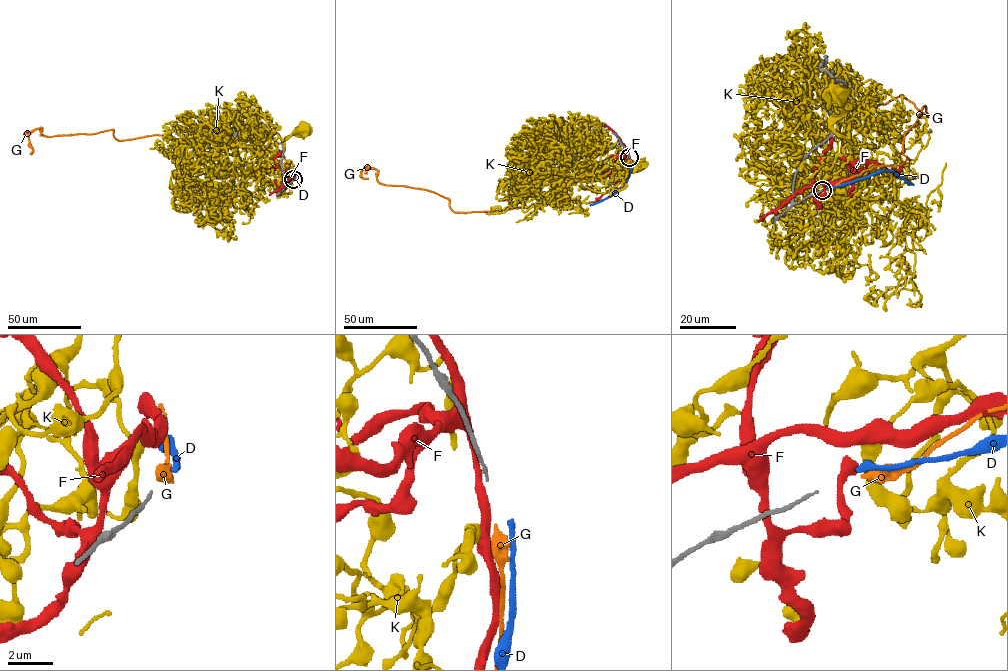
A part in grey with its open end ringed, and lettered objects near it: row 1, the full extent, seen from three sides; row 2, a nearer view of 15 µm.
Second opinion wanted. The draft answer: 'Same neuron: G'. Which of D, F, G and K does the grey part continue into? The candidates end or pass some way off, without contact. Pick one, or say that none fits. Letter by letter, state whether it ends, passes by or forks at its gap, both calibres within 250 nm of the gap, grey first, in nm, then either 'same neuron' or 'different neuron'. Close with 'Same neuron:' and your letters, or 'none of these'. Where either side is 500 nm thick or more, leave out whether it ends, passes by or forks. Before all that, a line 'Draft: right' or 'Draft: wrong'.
Draft: right
D: it ends there; 110 nm thick on the grey side, 280 nm on the other; different neuron
F: it passes by; 110 nm thick on the grey side, 440 nm on the other; different neuron
G: it ends there; 110 nm thick on the grey side, 400 nm on the other; same neuron
K: it passes by; 110 nm thick on the grey side, 400 nm on the other; different neuron
Same neuron: G

